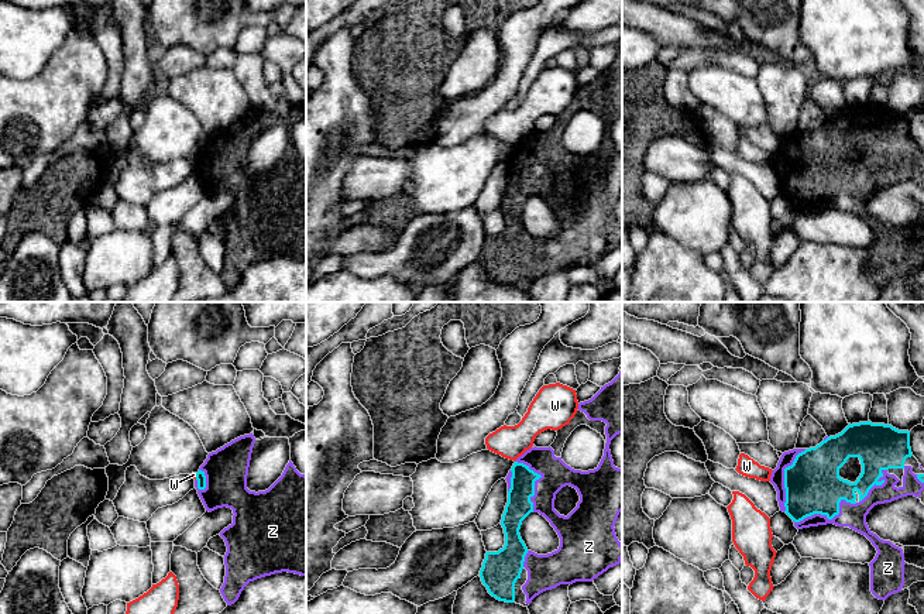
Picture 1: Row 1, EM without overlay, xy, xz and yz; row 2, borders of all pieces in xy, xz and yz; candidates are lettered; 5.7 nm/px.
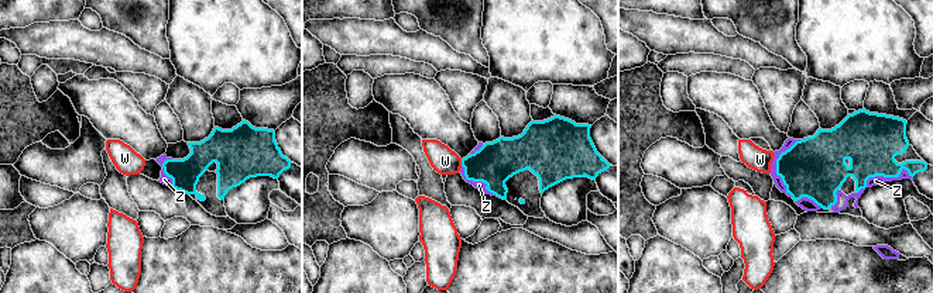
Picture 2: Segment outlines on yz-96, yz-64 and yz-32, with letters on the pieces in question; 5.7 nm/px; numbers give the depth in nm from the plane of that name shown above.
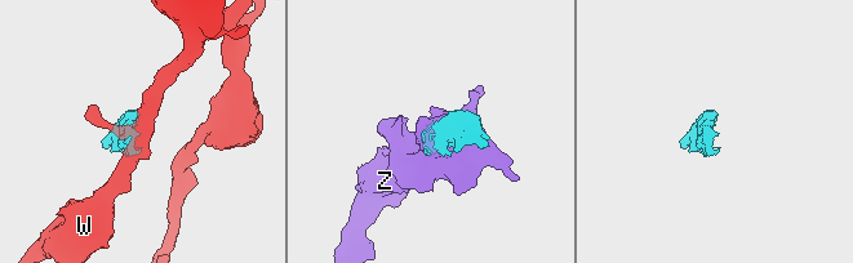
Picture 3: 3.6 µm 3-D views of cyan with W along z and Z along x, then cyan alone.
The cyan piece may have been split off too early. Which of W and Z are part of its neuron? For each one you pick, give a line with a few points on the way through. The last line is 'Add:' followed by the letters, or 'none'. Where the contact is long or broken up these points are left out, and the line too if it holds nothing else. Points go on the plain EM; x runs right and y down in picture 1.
Add: Z

